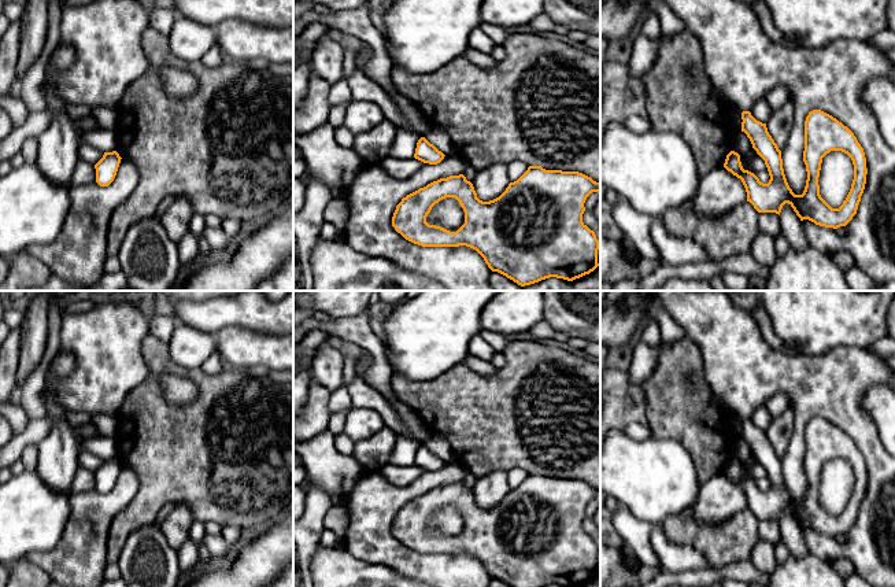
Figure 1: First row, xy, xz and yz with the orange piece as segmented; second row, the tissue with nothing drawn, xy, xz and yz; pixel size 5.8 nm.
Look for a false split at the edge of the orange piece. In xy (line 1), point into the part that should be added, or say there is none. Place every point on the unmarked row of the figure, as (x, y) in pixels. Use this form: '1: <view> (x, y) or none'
1: none

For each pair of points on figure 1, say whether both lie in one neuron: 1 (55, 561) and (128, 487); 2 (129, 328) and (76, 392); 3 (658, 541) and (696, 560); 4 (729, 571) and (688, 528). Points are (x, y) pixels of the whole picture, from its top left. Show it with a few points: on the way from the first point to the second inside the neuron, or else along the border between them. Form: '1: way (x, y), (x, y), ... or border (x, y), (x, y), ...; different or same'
1: way (73, 543), (110, 505); same
2: way (113, 344), (108, 349), (108, 360), (92, 376); same
3: way (668, 550), (676, 558), (687, 558); same
4: border (749, 558), (735, 561), (718, 571); different

